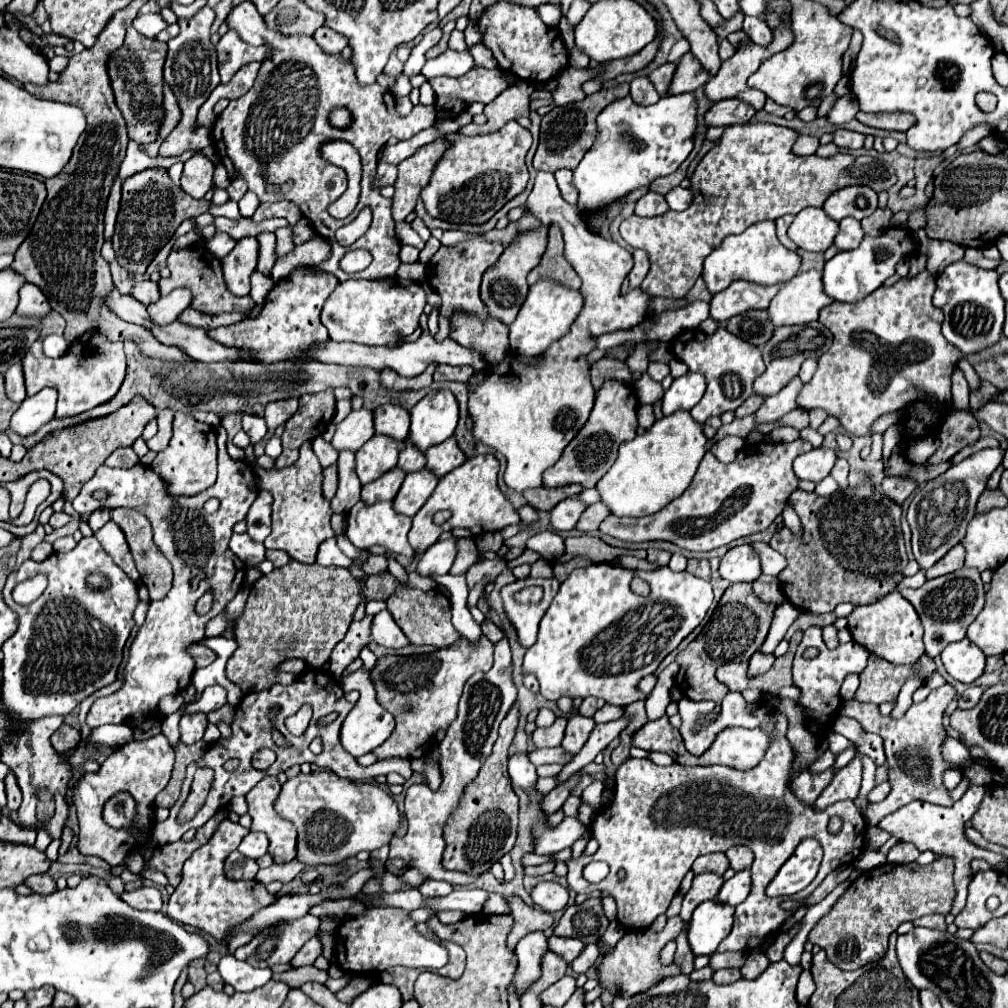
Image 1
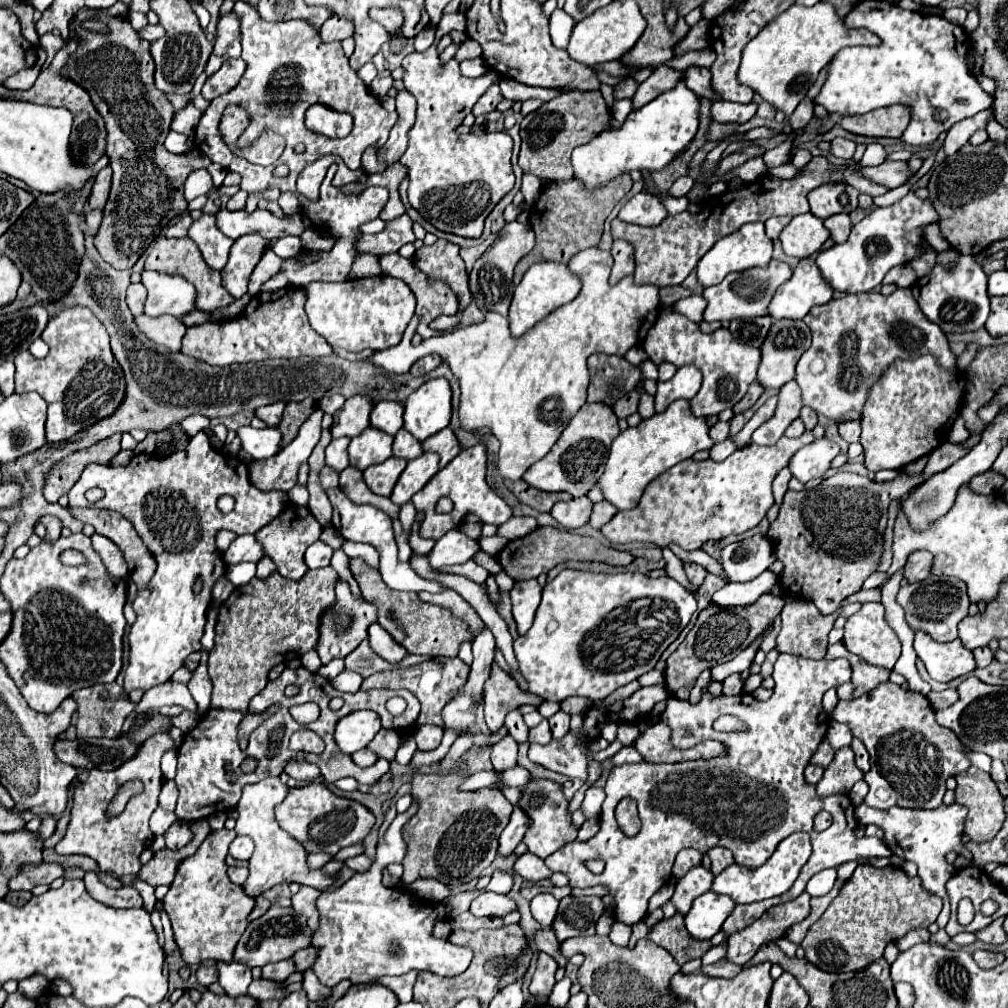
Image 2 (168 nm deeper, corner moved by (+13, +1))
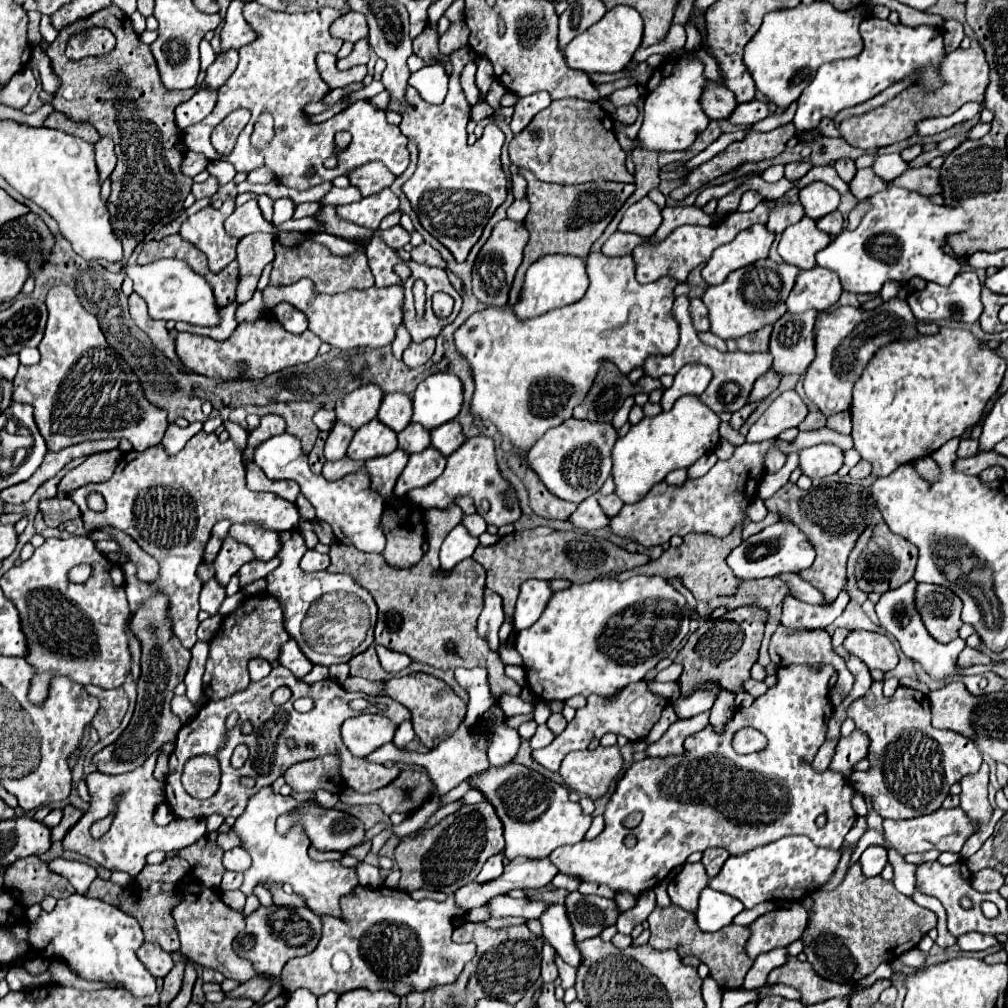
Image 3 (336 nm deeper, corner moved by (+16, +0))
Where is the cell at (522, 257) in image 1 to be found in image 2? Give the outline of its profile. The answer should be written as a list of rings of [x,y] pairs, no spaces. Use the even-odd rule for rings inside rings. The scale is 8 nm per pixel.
[[[511,221],[511,223],[505,223],[505,227],[499,231],[495,243],[477,259],[477,263],[473,265],[471,269],[471,275],[469,275],[469,289],[471,289],[471,295],[473,295],[473,301],[477,303],[477,307],[485,313],[499,313],[503,317],[507,317],[507,309],[509,309],[509,303],[511,303],[511,297],[513,297],[513,269],[517,265],[517,261],[521,257],[525,257],[535,245],[535,235],[531,231],[529,225],[523,225],[523,223],[517,223],[517,221]]]

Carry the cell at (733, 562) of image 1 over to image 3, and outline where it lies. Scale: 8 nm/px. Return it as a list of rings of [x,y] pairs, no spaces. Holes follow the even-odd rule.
[[[780,520],[776,524],[766,526],[762,532],[750,536],[740,544],[740,548],[734,548],[728,556],[728,566],[732,568],[734,576],[740,580],[752,580],[752,578],[766,578],[766,576],[780,576],[786,572],[800,574],[814,562],[814,546],[810,544],[808,536],[796,528],[796,524],[788,520]]]

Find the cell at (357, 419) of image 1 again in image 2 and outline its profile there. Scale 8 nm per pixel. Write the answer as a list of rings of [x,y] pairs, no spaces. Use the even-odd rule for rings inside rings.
[[[355,395],[345,401],[345,405],[337,411],[335,423],[331,427],[331,435],[335,437],[357,437],[369,427],[371,399],[367,395]]]

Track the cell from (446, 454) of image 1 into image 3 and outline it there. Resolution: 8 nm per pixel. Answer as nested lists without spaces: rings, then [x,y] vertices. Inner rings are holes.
[[[450,420],[450,422],[442,424],[440,428],[432,430],[430,434],[432,434],[432,446],[436,450],[440,450],[444,456],[450,456],[466,440],[464,434],[462,434],[462,426],[460,426],[458,420]]]

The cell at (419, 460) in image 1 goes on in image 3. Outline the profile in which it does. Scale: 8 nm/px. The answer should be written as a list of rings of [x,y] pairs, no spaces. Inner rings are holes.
[[[408,424],[400,434],[398,434],[398,448],[414,454],[430,446],[430,432],[422,424]]]

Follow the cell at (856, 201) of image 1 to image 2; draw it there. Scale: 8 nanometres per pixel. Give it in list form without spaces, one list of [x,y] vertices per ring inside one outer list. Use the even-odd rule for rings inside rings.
[[[827,183],[809,193],[811,213],[819,219],[827,219],[835,213],[851,213],[857,209],[859,191],[847,183]]]

